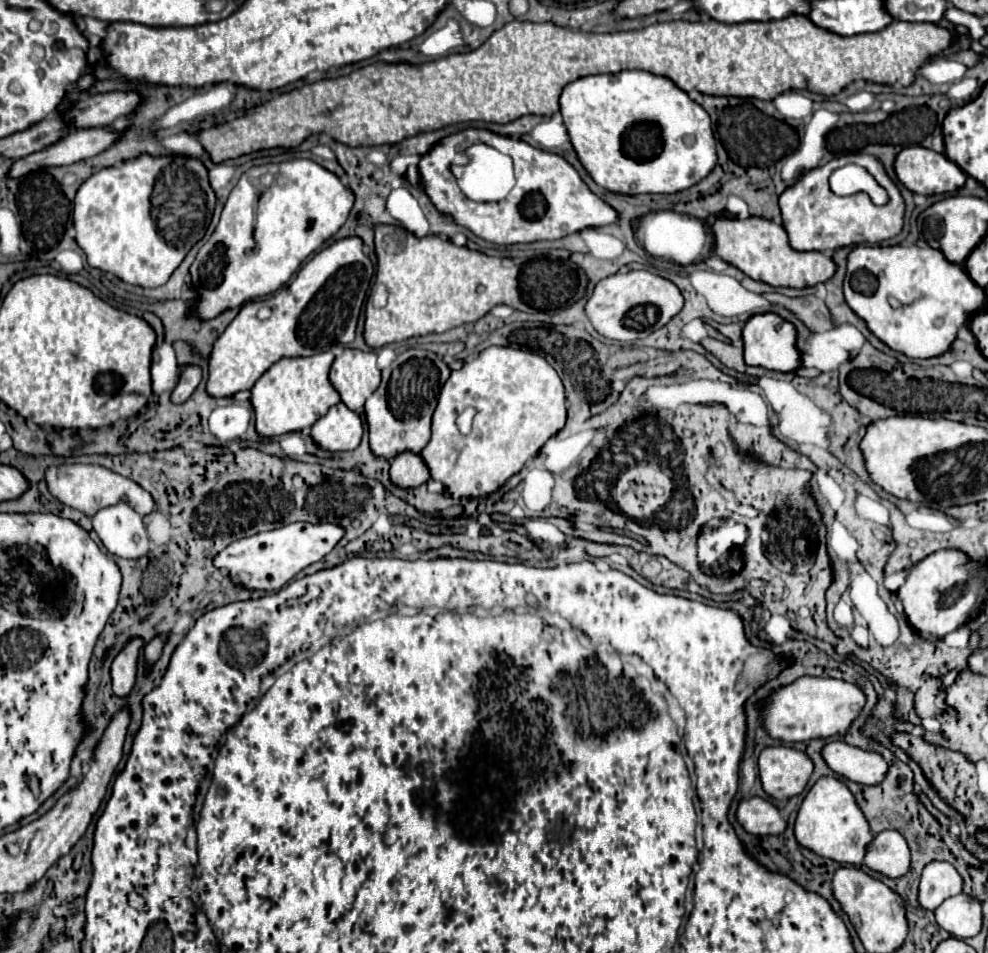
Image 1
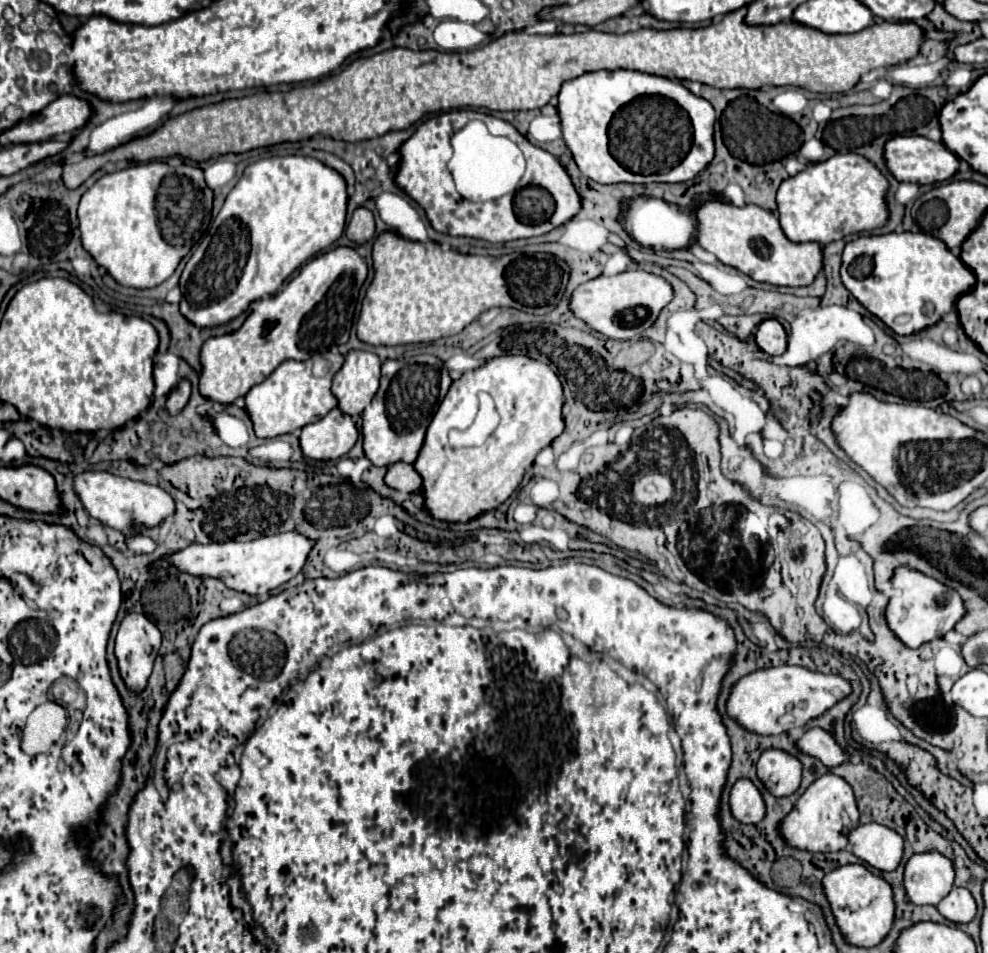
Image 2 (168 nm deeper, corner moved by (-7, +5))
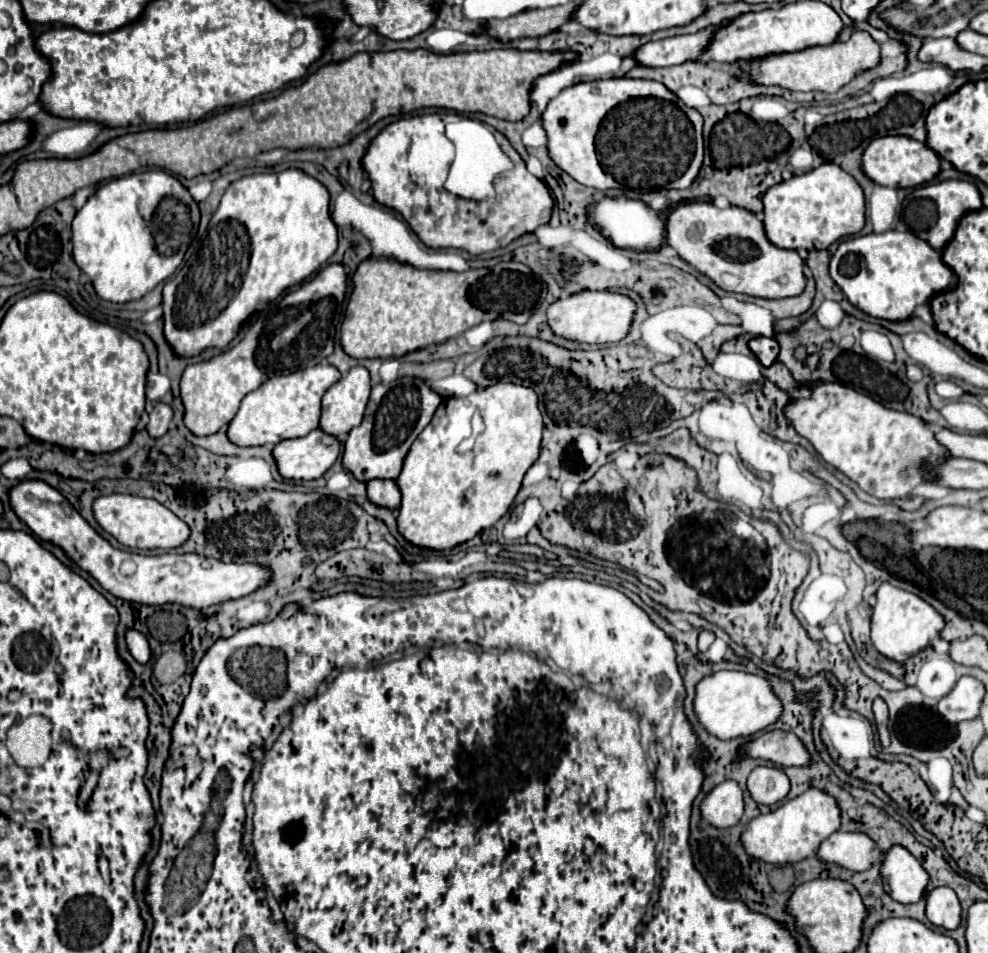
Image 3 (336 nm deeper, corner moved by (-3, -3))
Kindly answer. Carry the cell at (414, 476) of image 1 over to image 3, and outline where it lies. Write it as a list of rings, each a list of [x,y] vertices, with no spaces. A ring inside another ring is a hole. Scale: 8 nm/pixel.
[[[370,480],[366,486],[368,486],[368,498],[376,506],[384,506],[384,508],[400,506],[402,494],[394,480]]]

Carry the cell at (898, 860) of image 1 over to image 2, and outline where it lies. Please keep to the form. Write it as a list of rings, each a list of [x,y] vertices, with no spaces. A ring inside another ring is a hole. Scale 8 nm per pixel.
[[[870,822],[848,832],[848,848],[872,868],[892,872],[902,860],[902,836],[888,826]]]

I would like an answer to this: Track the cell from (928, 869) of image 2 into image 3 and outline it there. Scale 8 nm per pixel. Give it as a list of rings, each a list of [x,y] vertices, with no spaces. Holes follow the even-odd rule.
[[[894,846],[884,854],[882,880],[886,892],[900,904],[916,904],[926,898],[930,874],[906,848]]]

